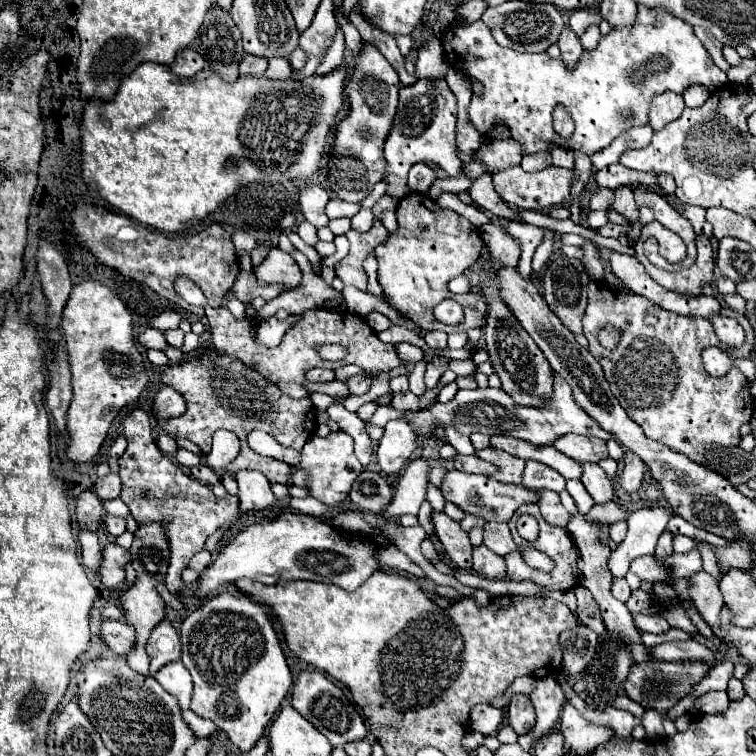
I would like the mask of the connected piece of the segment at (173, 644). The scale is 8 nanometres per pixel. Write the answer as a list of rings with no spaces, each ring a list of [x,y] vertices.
[[[162,619],[152,629],[150,639],[146,643],[146,653],[150,657],[150,675],[154,675],[166,663],[180,659],[180,653],[182,653],[180,637],[178,637],[176,629],[170,625],[170,621]]]

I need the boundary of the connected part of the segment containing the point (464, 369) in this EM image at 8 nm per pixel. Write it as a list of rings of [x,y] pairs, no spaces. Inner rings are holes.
[[[444,357],[444,361],[448,361],[448,365],[451,365],[451,369],[457,374],[457,376],[466,376],[467,374],[474,374],[476,367],[472,365],[472,361],[450,359],[450,357]]]

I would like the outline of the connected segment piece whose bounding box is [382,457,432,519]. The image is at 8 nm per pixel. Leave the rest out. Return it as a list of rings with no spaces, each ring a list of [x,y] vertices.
[[[412,459],[406,467],[406,471],[398,477],[396,489],[394,489],[394,499],[384,507],[382,515],[386,519],[392,517],[402,517],[406,513],[418,515],[420,505],[426,501],[426,491],[428,491],[428,475],[432,471],[432,465],[426,459]]]

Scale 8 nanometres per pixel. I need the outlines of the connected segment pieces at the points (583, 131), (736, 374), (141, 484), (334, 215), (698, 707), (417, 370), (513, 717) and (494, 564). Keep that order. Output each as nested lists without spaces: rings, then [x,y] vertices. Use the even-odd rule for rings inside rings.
[[[642,5],[630,29],[612,29],[606,37],[600,37],[598,47],[584,51],[572,71],[566,69],[564,61],[550,59],[546,53],[522,55],[498,45],[482,21],[472,25],[454,21],[452,29],[442,35],[442,47],[454,69],[462,69],[470,79],[478,79],[484,85],[482,95],[474,97],[468,107],[474,127],[488,135],[494,123],[506,123],[512,139],[524,145],[524,155],[540,151],[540,141],[592,155],[608,147],[622,131],[648,123],[652,95],[664,91],[682,95],[686,87],[696,83],[716,91],[728,83],[726,73],[712,65],[688,23],[668,11]],[[558,103],[570,111],[576,123],[574,135],[568,139],[560,139],[552,127],[552,113]],[[626,109],[632,109],[634,117],[624,117]]]
[[[594,283],[588,285],[588,307],[584,313],[584,335],[590,341],[590,353],[600,361],[606,381],[610,383],[610,391],[616,395],[618,403],[626,409],[628,417],[636,421],[638,425],[647,427],[647,434],[657,441],[665,443],[674,451],[688,455],[688,459],[702,463],[704,451],[708,447],[736,447],[740,443],[740,425],[748,423],[754,413],[754,399],[750,395],[750,385],[748,379],[740,373],[740,369],[735,366],[724,377],[712,377],[704,365],[702,365],[702,351],[706,347],[719,347],[728,354],[728,357],[740,359],[740,357],[750,357],[754,351],[754,329],[749,320],[744,316],[729,308],[721,308],[720,315],[736,319],[746,331],[746,345],[744,347],[730,349],[720,346],[720,341],[716,341],[714,329],[708,323],[708,319],[702,317],[682,317],[670,311],[664,311],[656,307],[646,297],[640,297],[636,293],[622,293],[622,291],[612,291],[606,285]],[[606,325],[612,325],[620,333],[620,343],[616,349],[606,349],[598,341],[598,331],[604,329]]]
[[[134,409],[124,419],[124,437],[128,439],[128,447],[124,455],[118,459],[120,479],[122,479],[120,497],[140,525],[148,521],[164,521],[170,539],[170,567],[166,573],[166,587],[172,593],[176,593],[184,587],[180,579],[180,571],[188,567],[192,555],[202,551],[206,539],[212,533],[216,533],[220,527],[234,525],[238,521],[240,501],[234,495],[226,495],[218,499],[214,497],[210,487],[182,473],[182,469],[174,465],[174,461],[158,449],[152,437],[150,415],[146,411]]]
[[[338,199],[328,201],[326,215],[328,219],[340,219],[340,217],[352,217],[356,211],[360,211],[360,205],[338,205]]]
[[[708,691],[694,701],[694,711],[698,713],[724,713],[730,705],[726,691]]]
[[[422,359],[414,365],[414,369],[410,373],[410,391],[416,393],[416,395],[424,393],[424,389],[426,389],[424,387],[424,371],[426,371],[426,361]]]
[[[512,695],[508,707],[508,723],[518,735],[524,735],[534,727],[536,713],[528,695]]]
[[[480,545],[474,549],[474,571],[488,577],[488,579],[502,579],[506,577],[504,557],[492,553],[488,547]]]

